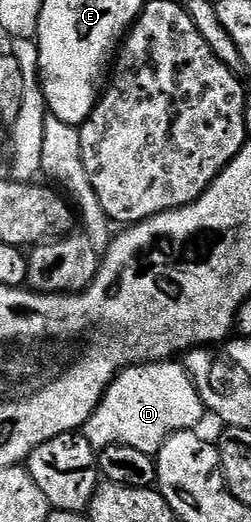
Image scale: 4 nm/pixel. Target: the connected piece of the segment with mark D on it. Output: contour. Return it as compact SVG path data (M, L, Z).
M162 361L159 363L139 363L135 367L125 368L125 370L117 375L113 384L105 391L105 396L101 399L100 406L97 407L93 416L85 423L83 434L87 437L87 441L91 441L91 445L98 449L110 447L111 445L131 445L131 449L140 449L142 453L147 453L148 455L156 457L171 436L176 435L178 431L193 431L194 429L197 429L197 426L199 426L205 418L207 418L207 412L205 409L205 402L201 400L201 393L193 383L193 379L189 376L189 372L185 370L180 362Z

